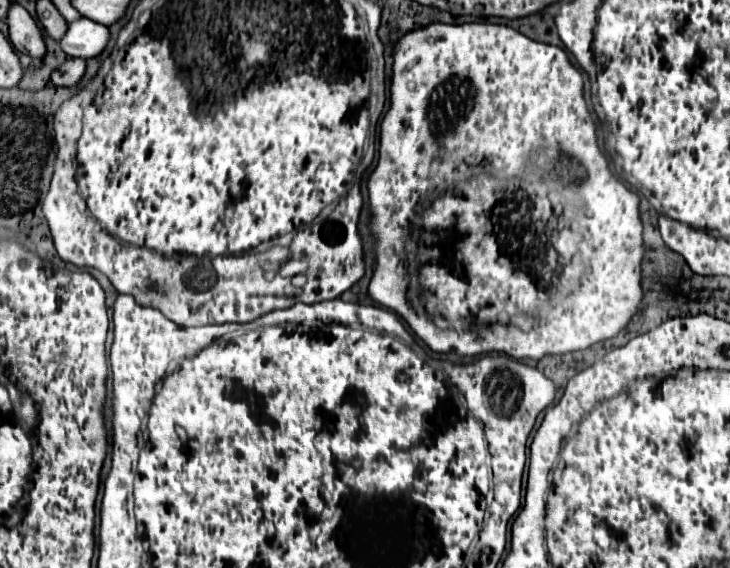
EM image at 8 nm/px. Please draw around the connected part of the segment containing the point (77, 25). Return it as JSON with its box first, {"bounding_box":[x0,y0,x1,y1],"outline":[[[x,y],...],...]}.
{"bounding_box":[60,18,108,58],"outline":[[[78,18],[68,24],[60,40],[60,48],[72,58],[98,56],[108,44],[108,28],[88,18]]]}

